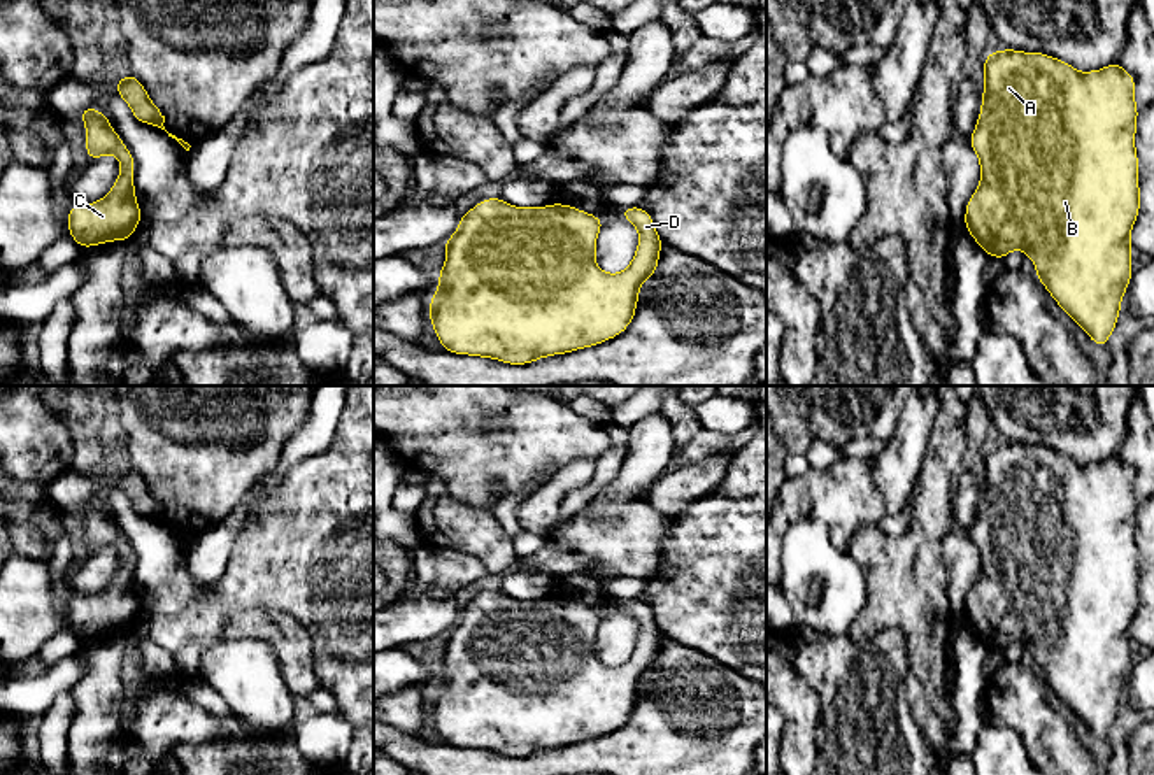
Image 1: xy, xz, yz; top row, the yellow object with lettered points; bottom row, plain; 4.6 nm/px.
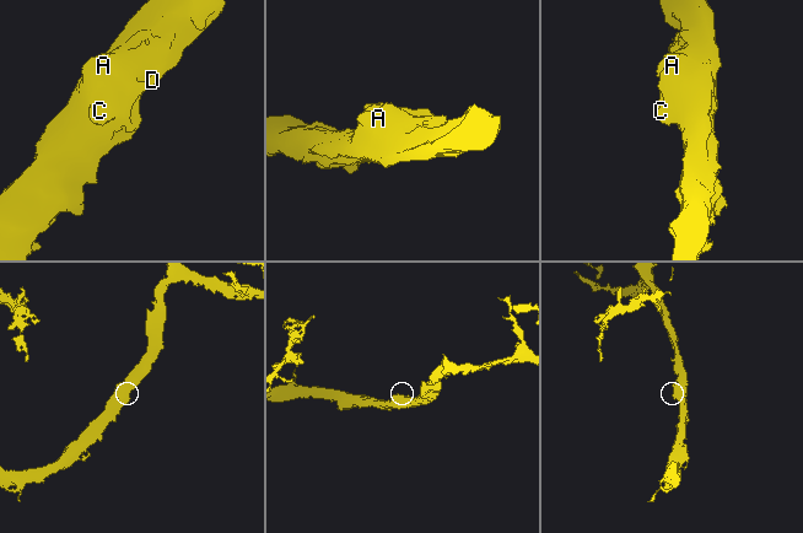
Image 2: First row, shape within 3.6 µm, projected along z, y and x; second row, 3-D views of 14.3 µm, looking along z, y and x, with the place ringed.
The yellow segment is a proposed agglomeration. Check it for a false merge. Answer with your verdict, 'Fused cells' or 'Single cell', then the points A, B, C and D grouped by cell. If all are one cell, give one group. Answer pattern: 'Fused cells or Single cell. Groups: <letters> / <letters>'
Single cell. Groups: A B C D

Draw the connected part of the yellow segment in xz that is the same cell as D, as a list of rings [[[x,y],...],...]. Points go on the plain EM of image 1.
[[[503,591],[481,593],[459,610],[459,621],[444,636],[445,658],[438,665],[438,682],[430,691],[430,715],[442,742],[451,747],[493,750],[507,757],[528,757],[621,728],[633,714],[644,673],[658,663],[663,633],[647,603],[635,598],[621,601],[619,607],[638,622],[640,633],[631,656],[619,666],[607,666],[595,652],[602,610],[559,594],[524,601]]]

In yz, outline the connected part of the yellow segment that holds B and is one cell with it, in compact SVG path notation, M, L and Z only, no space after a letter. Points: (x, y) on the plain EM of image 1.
M1017 442L987 445L982 463L982 501L968 530L982 570L966 596L965 621L987 649L1003 652L1014 642L1022 642L1035 658L1036 672L1056 696L1093 736L1105 740L1133 668L1129 626L1140 607L1135 468L1119 454L1100 463L1079 465L1045 445Z

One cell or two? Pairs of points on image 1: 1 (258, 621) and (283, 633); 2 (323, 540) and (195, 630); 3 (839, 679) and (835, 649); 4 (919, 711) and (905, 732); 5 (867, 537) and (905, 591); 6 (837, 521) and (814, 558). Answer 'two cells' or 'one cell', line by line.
1: one cell
2: one cell
3: one cell
4: two cells
5: one cell
6: two cells

